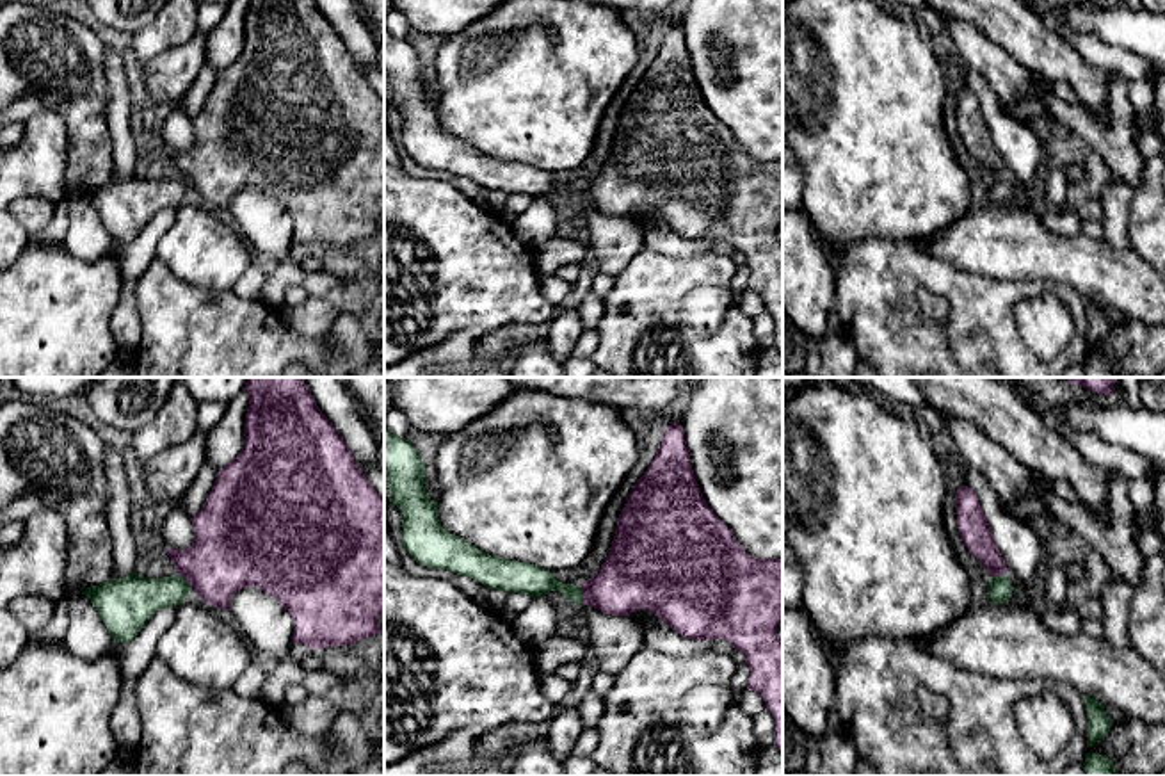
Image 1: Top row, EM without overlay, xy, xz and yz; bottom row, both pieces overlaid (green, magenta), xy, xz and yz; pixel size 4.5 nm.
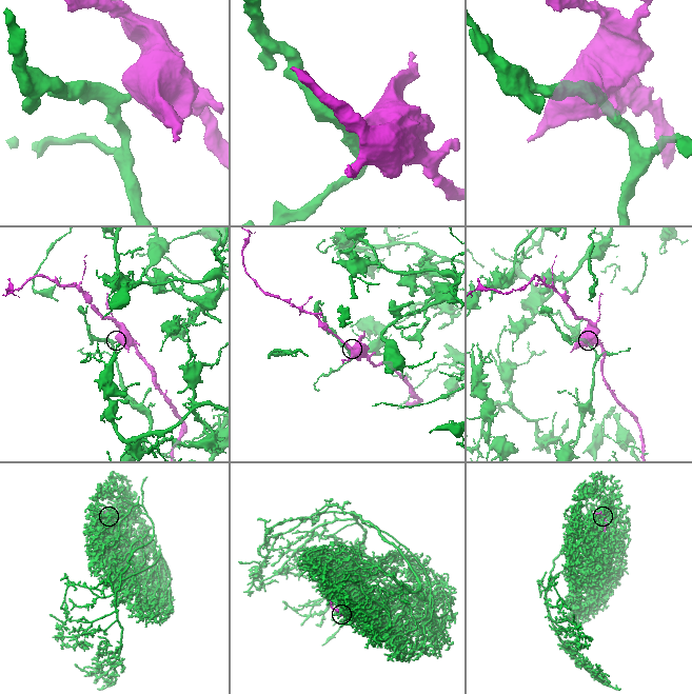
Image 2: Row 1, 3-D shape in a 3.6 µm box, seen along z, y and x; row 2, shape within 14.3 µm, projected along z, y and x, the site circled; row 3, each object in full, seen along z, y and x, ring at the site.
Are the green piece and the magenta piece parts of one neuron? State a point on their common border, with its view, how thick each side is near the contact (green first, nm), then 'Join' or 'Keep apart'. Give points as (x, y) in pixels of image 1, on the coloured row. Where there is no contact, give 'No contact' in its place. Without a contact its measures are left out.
Touches green at xy (185, 581). Thickness 220 nm (green) against 360 nm. Keep apart

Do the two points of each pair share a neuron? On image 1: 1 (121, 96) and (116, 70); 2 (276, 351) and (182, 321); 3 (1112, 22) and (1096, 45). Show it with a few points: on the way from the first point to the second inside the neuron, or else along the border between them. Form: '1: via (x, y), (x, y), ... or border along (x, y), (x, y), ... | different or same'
1: via (118, 89), (116, 77) | same
2: via (253, 349), (210, 349), (205, 344) | same
3: border along (1062, 22), (1075, 32), (1094, 32), (1139, 57) | different

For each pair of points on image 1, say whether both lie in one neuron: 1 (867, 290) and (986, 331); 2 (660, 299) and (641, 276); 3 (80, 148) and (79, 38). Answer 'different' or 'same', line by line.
1: same
2: same
3: same

